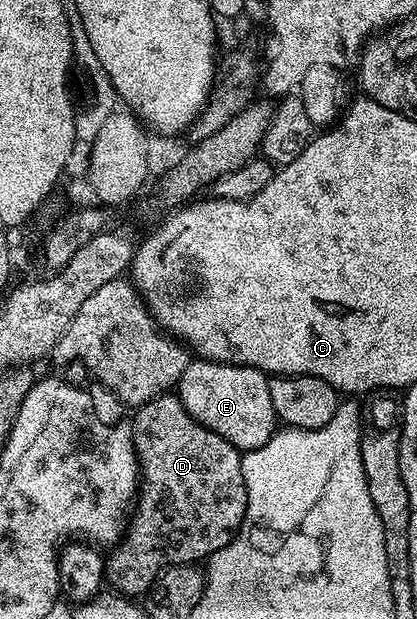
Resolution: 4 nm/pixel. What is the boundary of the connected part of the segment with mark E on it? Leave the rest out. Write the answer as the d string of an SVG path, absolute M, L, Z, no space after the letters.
M193 359L185 367L185 375L181 375L177 395L197 423L224 437L234 449L246 451L261 447L277 431L273 399L269 399L269 377L260 369Z

